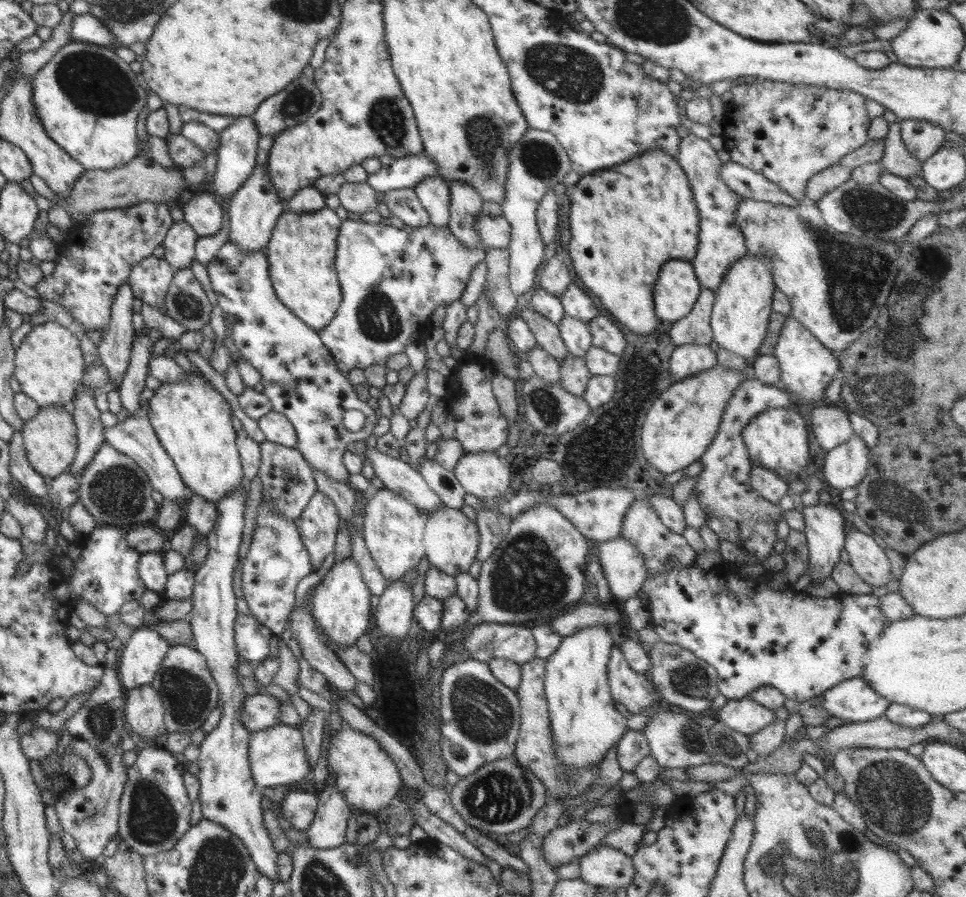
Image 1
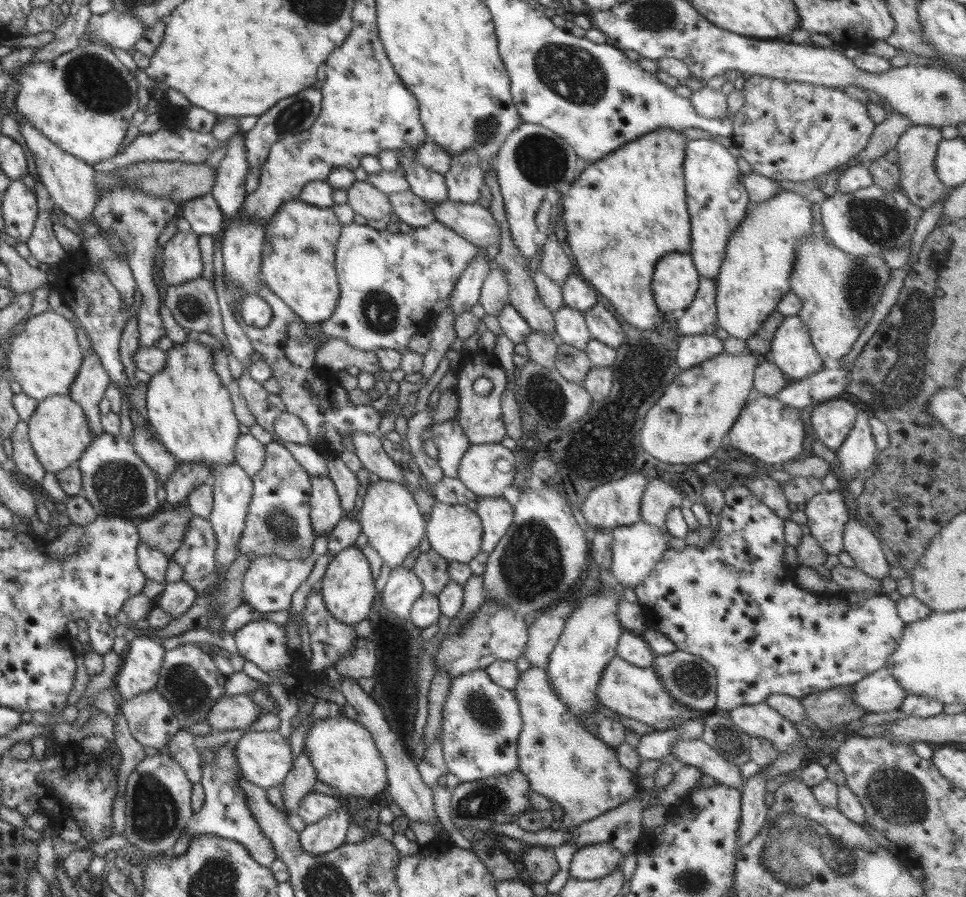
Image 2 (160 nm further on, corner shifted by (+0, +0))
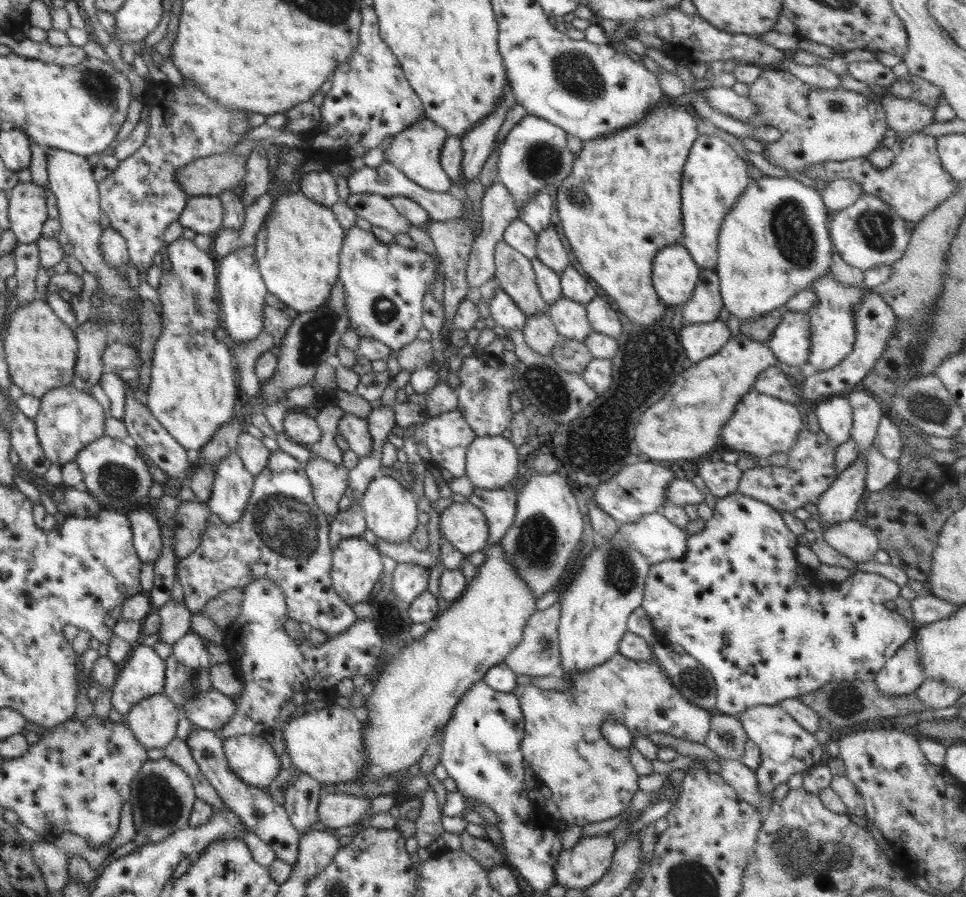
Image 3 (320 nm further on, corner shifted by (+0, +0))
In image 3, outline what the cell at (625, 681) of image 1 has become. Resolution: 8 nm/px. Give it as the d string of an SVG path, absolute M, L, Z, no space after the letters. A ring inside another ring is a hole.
M616 653L605 664L586 674L572 675L571 687L567 692L556 693L541 690L535 685L524 684L518 685L513 693L518 697L525 717L524 736L520 745L522 756L533 770L538 786L546 786L550 790L551 800L560 809L562 816L560 824L568 827L584 827L623 814L630 808L632 798L639 790L639 776L629 758L630 748L617 749L608 744L601 731L605 720L611 718L621 722L630 731L632 738L648 737L652 732L665 732L676 738L703 743L711 729L713 712L686 700L654 658L637 661Z

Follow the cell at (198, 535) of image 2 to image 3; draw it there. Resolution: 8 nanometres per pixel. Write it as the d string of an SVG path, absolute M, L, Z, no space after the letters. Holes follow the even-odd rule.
M278 449L276 451L272 450L268 459L268 464L262 469L262 472L258 473L258 476L254 477L253 489L246 508L244 509L242 518L240 518L234 526L228 526L218 515L215 515L212 512L209 514L206 530L201 536L199 547L194 549L194 552L191 552L188 556L186 556L186 558L178 560L176 566L177 581L183 588L183 602L185 602L188 610L193 615L199 614L199 612L201 612L201 610L206 606L208 600L216 598L220 592L226 592L226 590L230 590L231 588L243 589L245 586L250 584L251 580L264 578L273 580L281 588L281 591L285 596L285 603L287 604L288 618L293 618L299 623L306 622L313 628L316 628L316 630L322 630L322 632L325 632L328 637L336 636L338 633L344 632L346 629L349 629L352 624L354 624L354 621L357 619L354 609L344 599L341 599L340 596L337 595L332 584L332 579L330 578L333 557L333 550L329 539L330 527L328 520L326 519L326 515L316 504L312 490L312 485L306 476L304 464L298 462L290 453L284 452L282 449Z

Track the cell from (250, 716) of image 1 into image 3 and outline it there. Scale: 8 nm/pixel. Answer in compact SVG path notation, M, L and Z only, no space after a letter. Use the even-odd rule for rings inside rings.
M210 689L194 695L182 708L184 716L197 727L218 732L235 713L234 701L219 690Z

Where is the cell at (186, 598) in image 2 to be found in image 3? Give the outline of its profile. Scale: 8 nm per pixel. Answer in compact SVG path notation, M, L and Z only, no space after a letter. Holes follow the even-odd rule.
M171 598L157 612L161 618L159 642L174 644L191 630L190 618L193 614L188 610L183 600Z

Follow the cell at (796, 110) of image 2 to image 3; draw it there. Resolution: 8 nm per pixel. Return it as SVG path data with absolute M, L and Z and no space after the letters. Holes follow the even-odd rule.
M764 68L756 81L749 86L749 97L757 106L757 112L746 123L754 128L761 125L773 126L781 132L781 137L776 142L759 141L766 145L767 156L765 158L775 167L784 168L786 171L796 170L804 173L808 167L820 163L842 162L866 157L878 147L887 132L887 118L881 102L871 101L867 96L854 92L848 87L814 88L794 77L791 72Z

